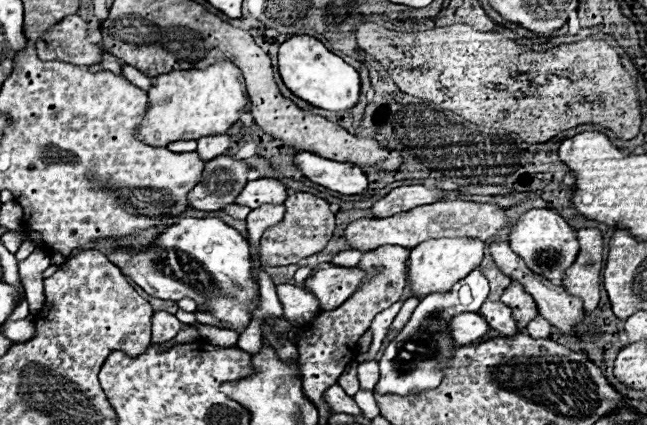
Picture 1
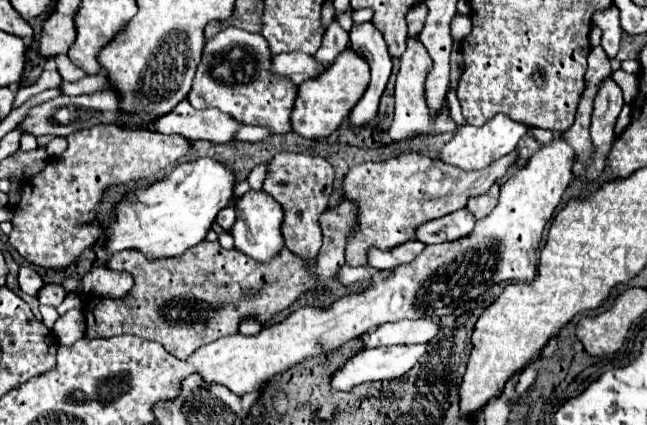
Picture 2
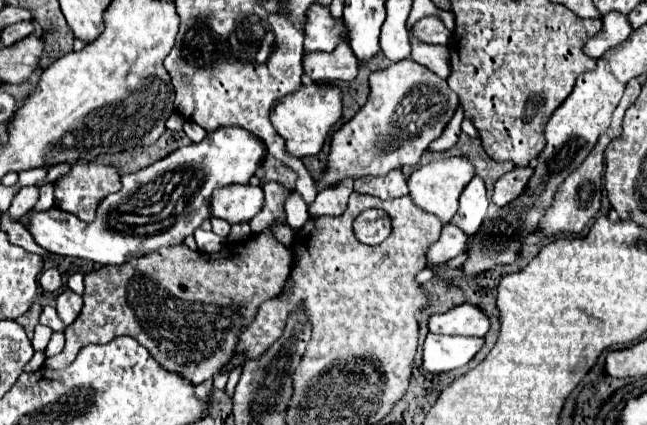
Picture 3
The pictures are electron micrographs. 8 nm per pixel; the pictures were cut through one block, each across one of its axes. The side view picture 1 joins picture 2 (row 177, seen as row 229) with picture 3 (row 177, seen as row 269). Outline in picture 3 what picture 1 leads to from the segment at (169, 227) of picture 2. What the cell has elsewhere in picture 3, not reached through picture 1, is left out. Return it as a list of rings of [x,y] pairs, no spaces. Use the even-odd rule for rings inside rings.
[[[218,128],[206,136],[200,144],[190,144],[184,148],[174,150],[160,162],[120,178],[122,188],[114,194],[108,194],[96,210],[96,218],[92,222],[82,222],[78,216],[50,208],[48,212],[34,214],[28,226],[28,232],[36,240],[38,246],[44,250],[58,254],[58,256],[74,256],[74,258],[86,258],[96,264],[122,264],[130,258],[138,258],[142,254],[152,254],[158,248],[174,246],[184,242],[188,234],[192,234],[200,224],[210,218],[210,198],[216,190],[226,188],[230,184],[248,184],[248,180],[254,176],[256,168],[262,164],[262,158],[266,156],[264,144],[250,134],[244,128]]]

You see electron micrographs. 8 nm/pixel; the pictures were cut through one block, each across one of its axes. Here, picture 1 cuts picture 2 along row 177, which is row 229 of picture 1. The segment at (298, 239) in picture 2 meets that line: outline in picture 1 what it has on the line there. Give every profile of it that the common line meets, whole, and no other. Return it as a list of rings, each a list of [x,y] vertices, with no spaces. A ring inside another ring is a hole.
[[[296,192],[286,198],[284,206],[284,220],[274,228],[268,228],[260,240],[260,262],[268,266],[288,266],[300,262],[302,258],[318,254],[326,248],[334,234],[334,212],[326,200],[308,192]]]

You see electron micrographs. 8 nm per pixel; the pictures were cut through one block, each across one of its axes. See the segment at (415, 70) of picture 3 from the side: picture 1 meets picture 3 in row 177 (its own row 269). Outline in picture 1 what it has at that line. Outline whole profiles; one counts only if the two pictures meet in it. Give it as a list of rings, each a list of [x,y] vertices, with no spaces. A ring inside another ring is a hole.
[[[330,266],[314,272],[306,280],[304,288],[318,298],[322,310],[334,310],[362,286],[364,278],[366,270],[360,270],[358,266],[356,268]]]

